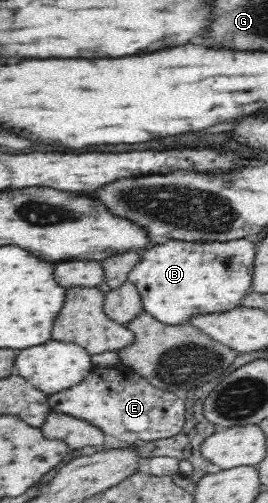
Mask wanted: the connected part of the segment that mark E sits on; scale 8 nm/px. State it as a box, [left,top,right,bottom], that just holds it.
[48,366,185,443]

